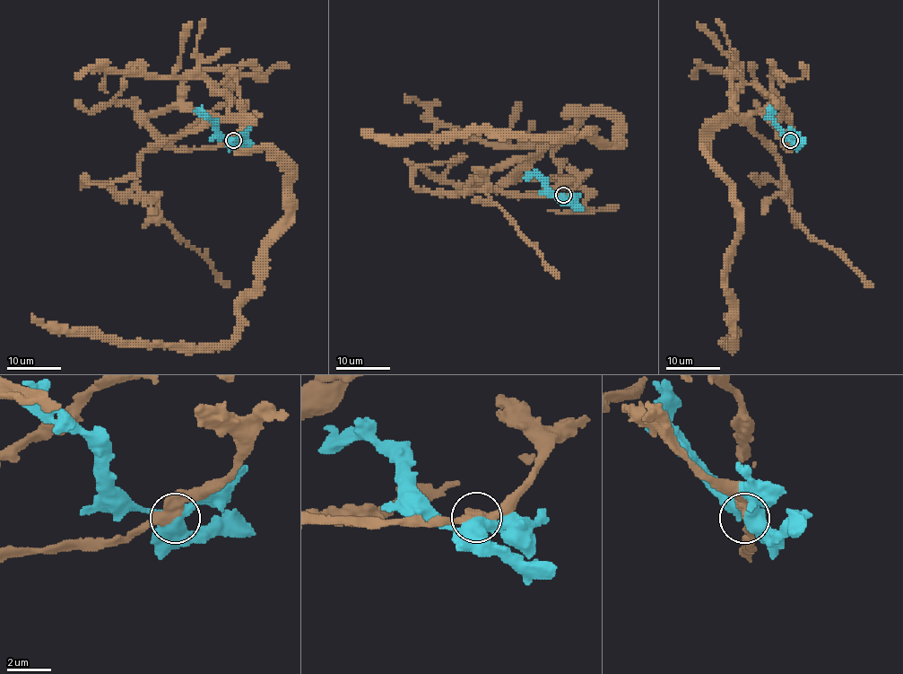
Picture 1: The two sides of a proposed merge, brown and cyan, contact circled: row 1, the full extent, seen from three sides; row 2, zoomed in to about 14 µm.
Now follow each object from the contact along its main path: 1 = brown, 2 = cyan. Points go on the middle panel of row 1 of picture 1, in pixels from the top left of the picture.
1: (563, 195), (475, 184), (502, 187), (568, 135), (568, 109), (603, 112), (613, 144), (360, 128)
2: (563, 195), (558, 197), (540, 179), (525, 173)

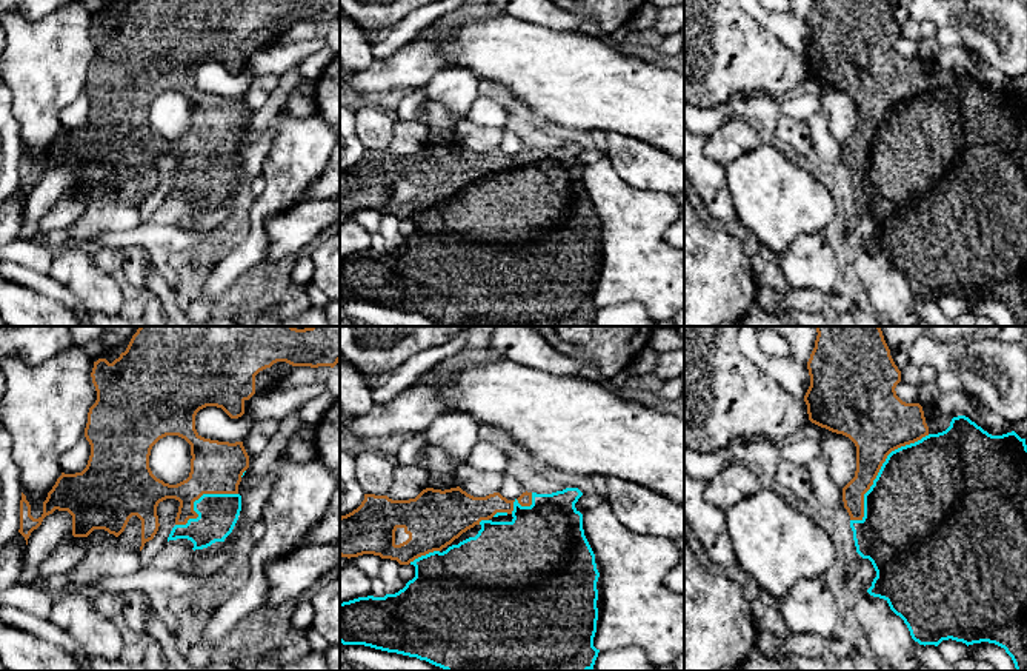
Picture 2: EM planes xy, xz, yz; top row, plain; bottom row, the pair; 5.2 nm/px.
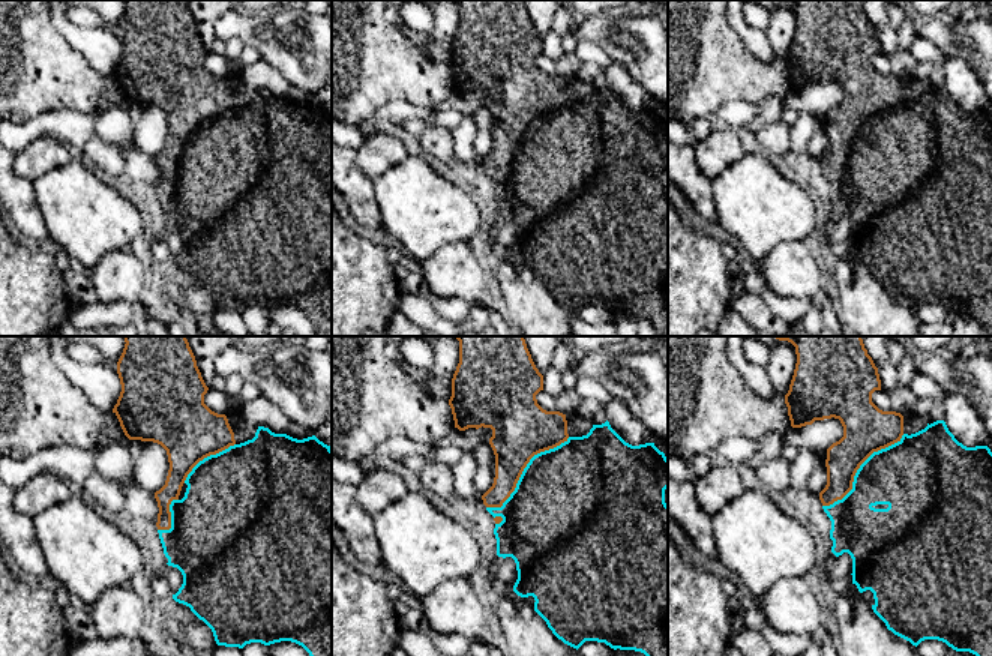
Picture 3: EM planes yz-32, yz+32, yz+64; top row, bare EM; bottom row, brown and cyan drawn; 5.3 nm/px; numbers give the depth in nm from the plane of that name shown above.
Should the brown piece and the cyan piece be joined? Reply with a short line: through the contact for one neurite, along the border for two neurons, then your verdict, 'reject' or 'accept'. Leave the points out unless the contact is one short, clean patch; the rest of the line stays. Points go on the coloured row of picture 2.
reject

